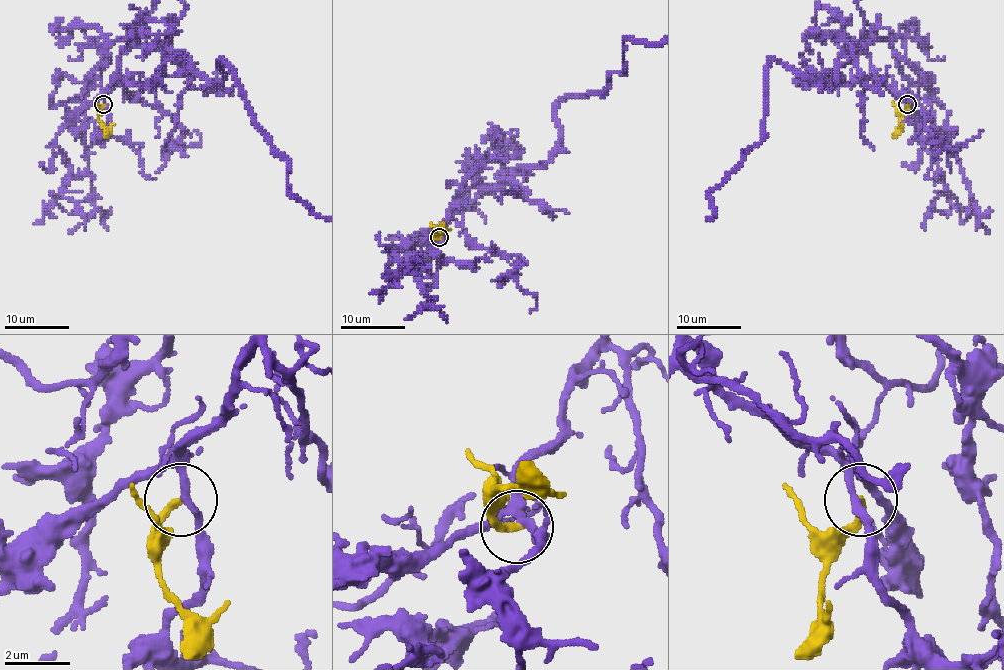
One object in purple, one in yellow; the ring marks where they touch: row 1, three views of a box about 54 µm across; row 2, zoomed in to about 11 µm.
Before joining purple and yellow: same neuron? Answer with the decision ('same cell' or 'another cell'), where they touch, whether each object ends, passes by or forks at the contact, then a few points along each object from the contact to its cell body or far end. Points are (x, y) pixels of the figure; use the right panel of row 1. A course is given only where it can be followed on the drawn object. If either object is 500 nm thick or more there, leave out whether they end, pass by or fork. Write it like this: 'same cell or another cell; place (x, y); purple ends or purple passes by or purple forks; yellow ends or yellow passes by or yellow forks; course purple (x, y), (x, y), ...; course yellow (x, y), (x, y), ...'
another cell; place (907, 104); purple passes by; yellow ends; course yellow (906, 104), (898, 131), (893, 136)

